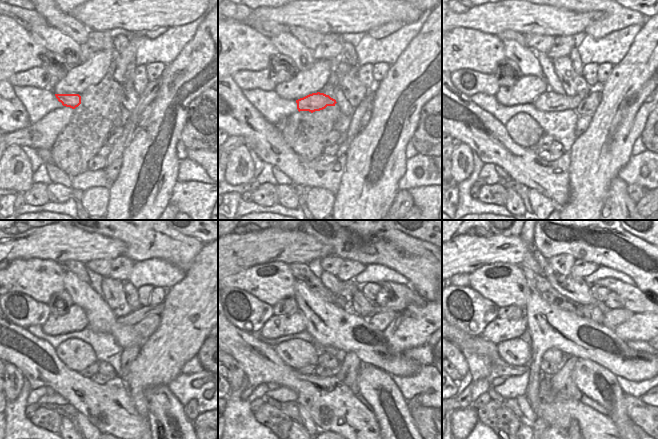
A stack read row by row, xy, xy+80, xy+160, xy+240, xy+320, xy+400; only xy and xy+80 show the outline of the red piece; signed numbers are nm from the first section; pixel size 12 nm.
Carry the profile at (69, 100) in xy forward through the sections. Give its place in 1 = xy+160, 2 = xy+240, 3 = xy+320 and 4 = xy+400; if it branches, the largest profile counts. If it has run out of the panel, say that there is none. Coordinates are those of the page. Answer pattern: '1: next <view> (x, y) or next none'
1: next xy+160 (548, 101)
2: next xy+240 (135, 316)
3: next xy+320 (398, 302)
4: next xy+400 (637, 301)

